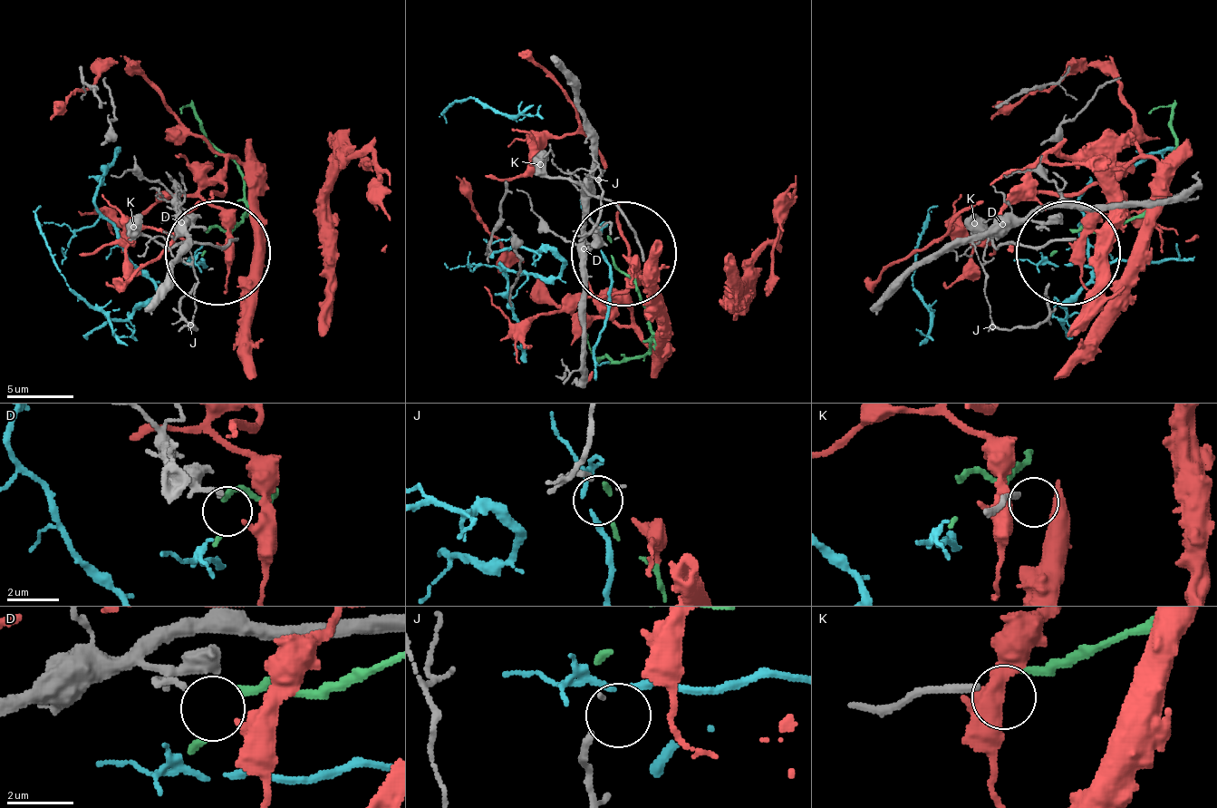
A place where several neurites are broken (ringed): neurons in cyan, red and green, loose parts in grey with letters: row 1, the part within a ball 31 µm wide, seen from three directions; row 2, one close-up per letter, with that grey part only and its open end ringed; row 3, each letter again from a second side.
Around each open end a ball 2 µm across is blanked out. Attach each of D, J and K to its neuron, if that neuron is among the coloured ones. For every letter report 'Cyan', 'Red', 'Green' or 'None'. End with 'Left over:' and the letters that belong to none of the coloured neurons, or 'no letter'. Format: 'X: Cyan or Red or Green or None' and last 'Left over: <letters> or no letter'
D: None
J: None
K: None
Left over: D, J, K

